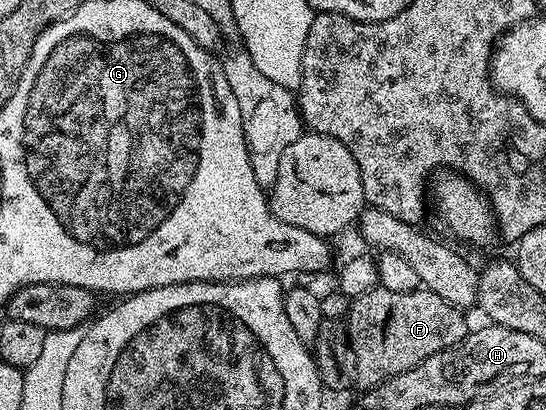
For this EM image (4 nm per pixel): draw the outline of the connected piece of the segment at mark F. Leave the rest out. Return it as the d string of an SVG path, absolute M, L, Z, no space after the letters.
M378 285L374 290L365 292L360 298L352 301L351 309L345 317L347 338L351 342L351 352L355 357L355 386L359 388L380 386L393 376L401 376L401 372L409 372L409 368L417 368L417 364L429 360L429 356L457 345L469 333L467 316L464 311L441 300L441 296L426 288L402 294L389 292Z

